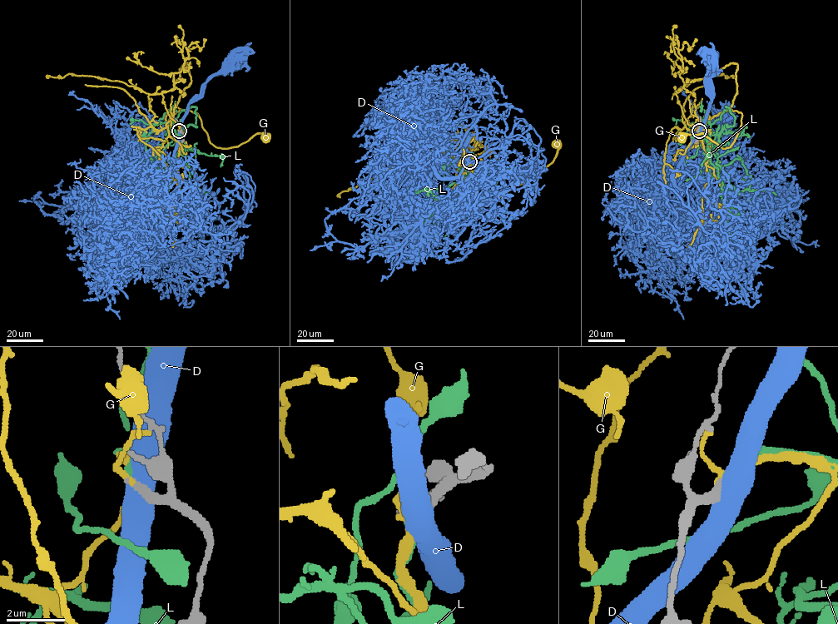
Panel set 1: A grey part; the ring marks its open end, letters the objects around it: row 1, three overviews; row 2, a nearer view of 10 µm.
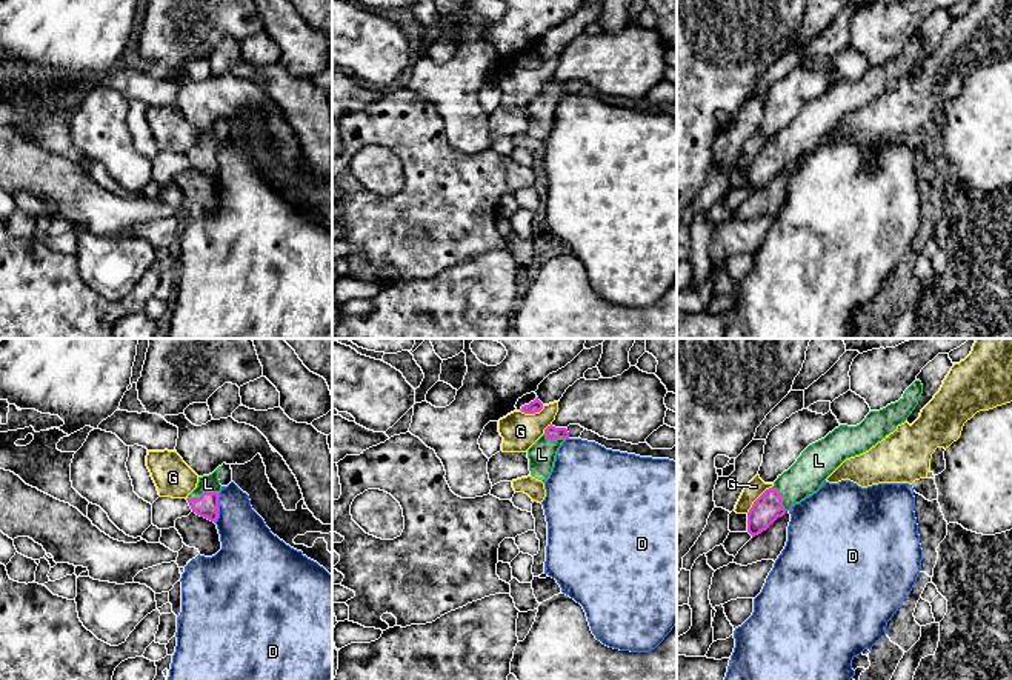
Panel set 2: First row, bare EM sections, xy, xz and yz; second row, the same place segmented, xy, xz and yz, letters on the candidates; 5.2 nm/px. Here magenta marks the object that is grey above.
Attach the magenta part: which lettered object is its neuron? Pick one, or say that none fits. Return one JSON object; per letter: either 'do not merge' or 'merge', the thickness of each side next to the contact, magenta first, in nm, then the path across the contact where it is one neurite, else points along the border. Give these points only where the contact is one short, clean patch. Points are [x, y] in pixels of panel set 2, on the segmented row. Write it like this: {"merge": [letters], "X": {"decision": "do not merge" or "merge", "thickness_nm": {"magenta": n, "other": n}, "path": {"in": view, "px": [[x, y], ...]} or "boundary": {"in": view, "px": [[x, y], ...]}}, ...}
{"merge": ["L"], "D": {"decision": "do not merge", "thickness_nm": {"magenta": 120, "other": 280}}, "G": {"decision": "do not merge", "thickness_nm": {"magenta": 150, "other": 90}}, "L": {"decision": "merge", "thickness_nm": {"magenta": 120, "other": 100}, "path": {"in": "xy", "px": [[206, 506], [202, 494], [208, 483]]}}}

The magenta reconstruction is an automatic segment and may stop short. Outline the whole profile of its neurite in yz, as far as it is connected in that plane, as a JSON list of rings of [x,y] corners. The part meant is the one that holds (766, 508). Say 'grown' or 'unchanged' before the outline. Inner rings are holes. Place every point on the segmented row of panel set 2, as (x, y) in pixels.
grown; [[[915,380],[903,397],[880,411],[871,411],[857,426],[840,425],[824,438],[809,445],[797,462],[774,482],[747,512],[747,532],[755,537],[783,517],[795,503],[817,492],[846,460],[875,446],[904,423],[923,394]]]

